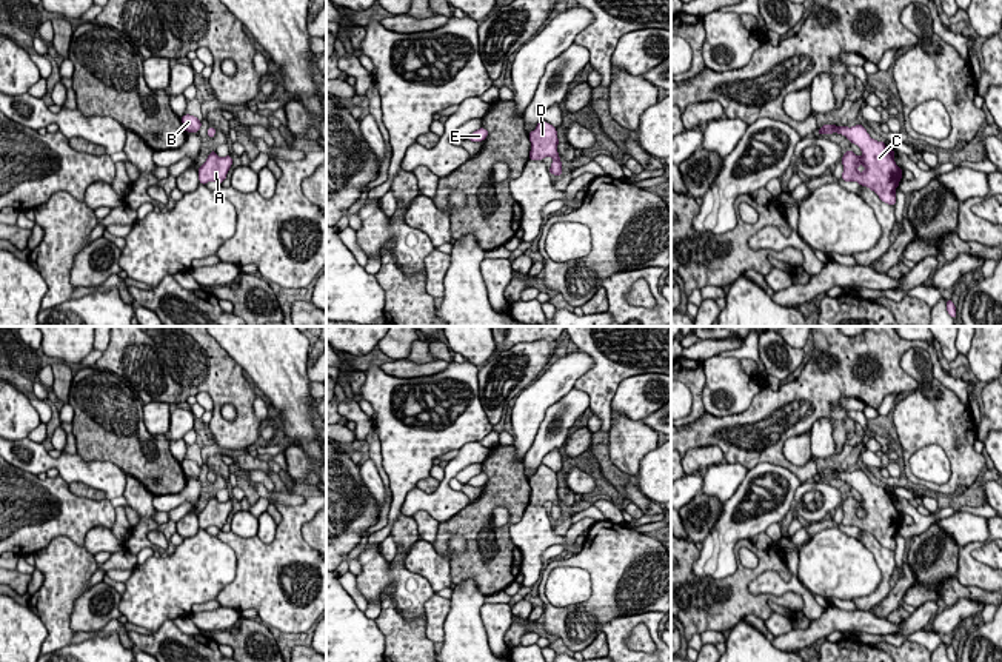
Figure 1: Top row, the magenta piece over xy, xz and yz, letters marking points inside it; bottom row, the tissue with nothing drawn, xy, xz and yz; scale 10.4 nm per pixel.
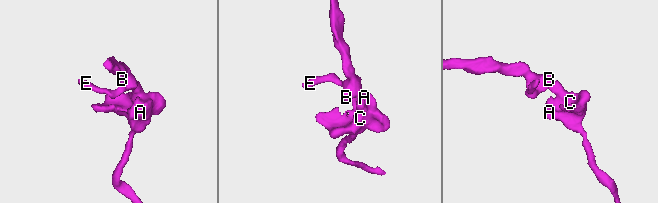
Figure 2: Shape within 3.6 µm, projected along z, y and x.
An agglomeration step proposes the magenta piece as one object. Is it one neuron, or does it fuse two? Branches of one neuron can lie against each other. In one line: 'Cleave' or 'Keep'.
Keep

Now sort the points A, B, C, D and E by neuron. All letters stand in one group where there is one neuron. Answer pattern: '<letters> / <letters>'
A B C D E

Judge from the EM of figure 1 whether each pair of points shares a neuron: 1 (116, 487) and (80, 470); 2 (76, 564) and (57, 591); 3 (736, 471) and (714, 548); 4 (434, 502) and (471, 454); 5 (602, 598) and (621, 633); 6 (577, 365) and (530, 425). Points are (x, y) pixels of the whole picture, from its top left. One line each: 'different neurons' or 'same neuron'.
1: same neuron
2: same neuron
3: different neurons
4: same neuron
5: different neurons
6: same neuron

